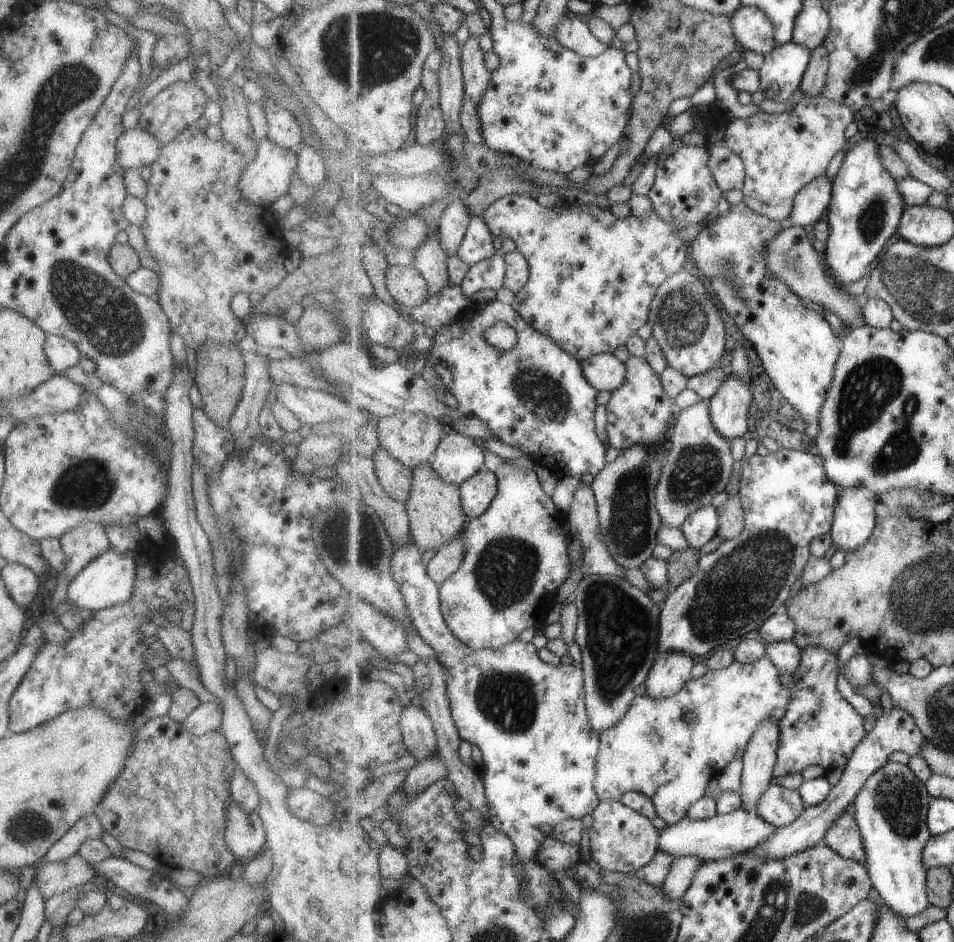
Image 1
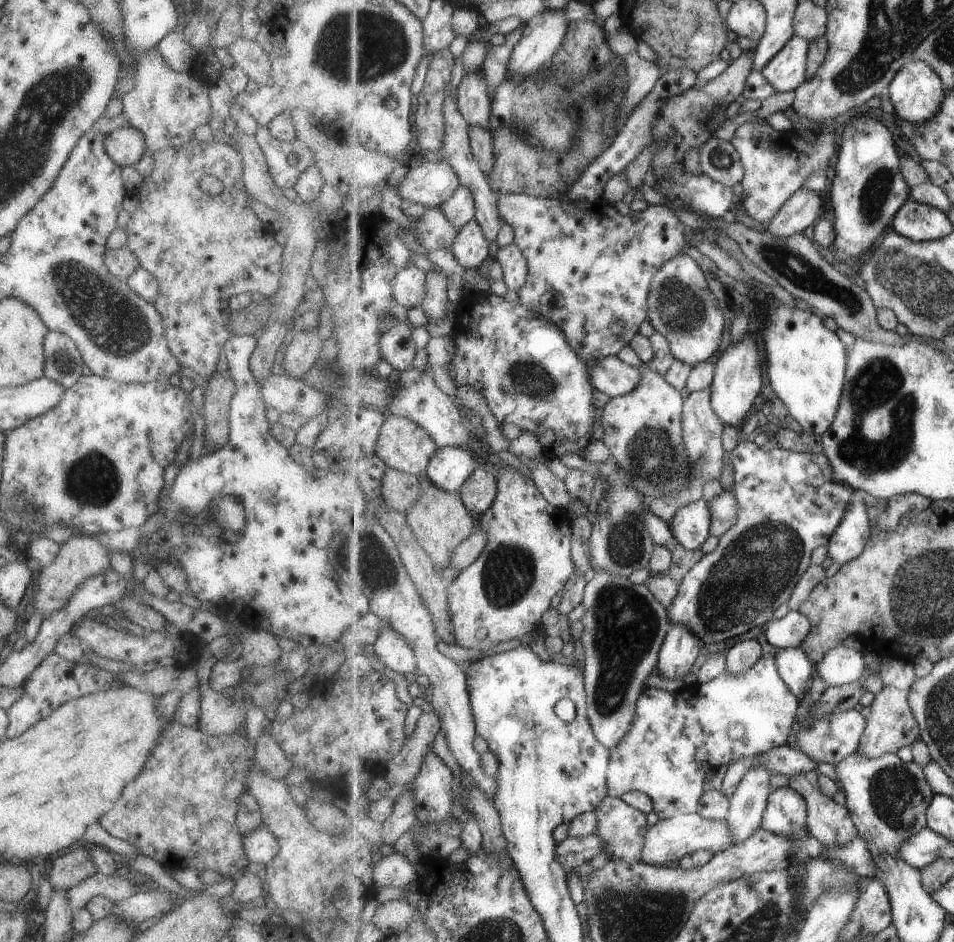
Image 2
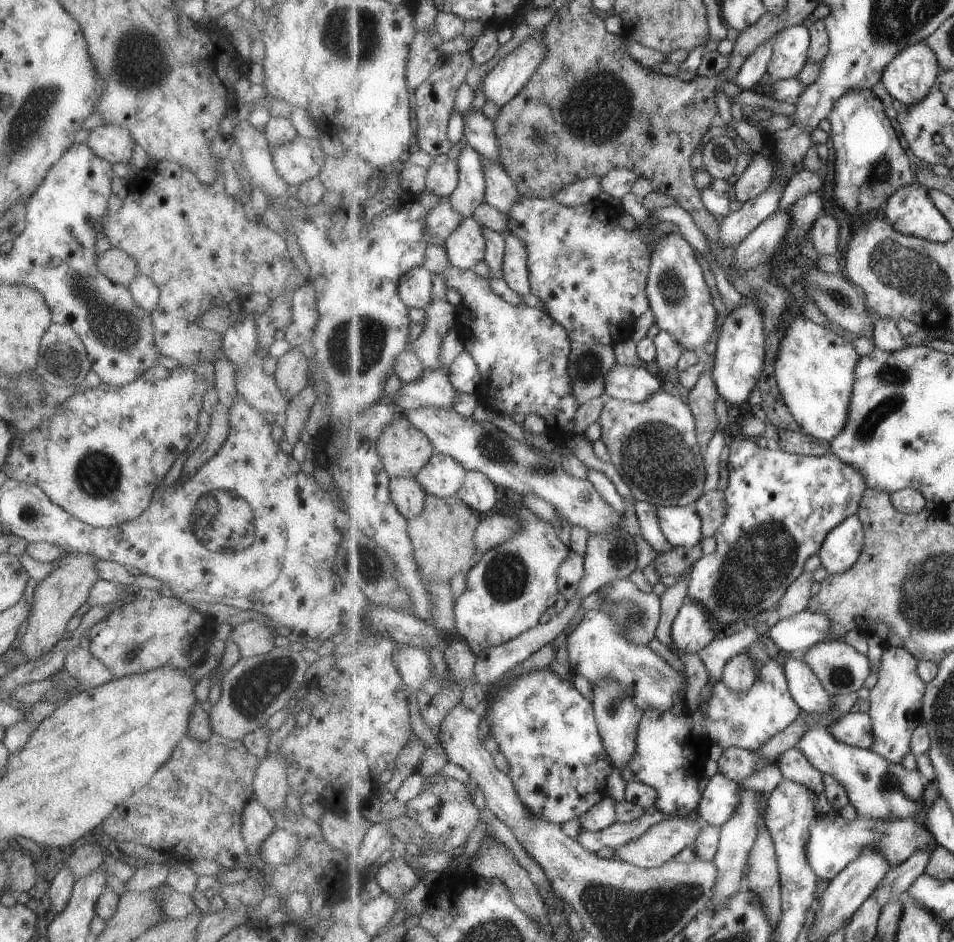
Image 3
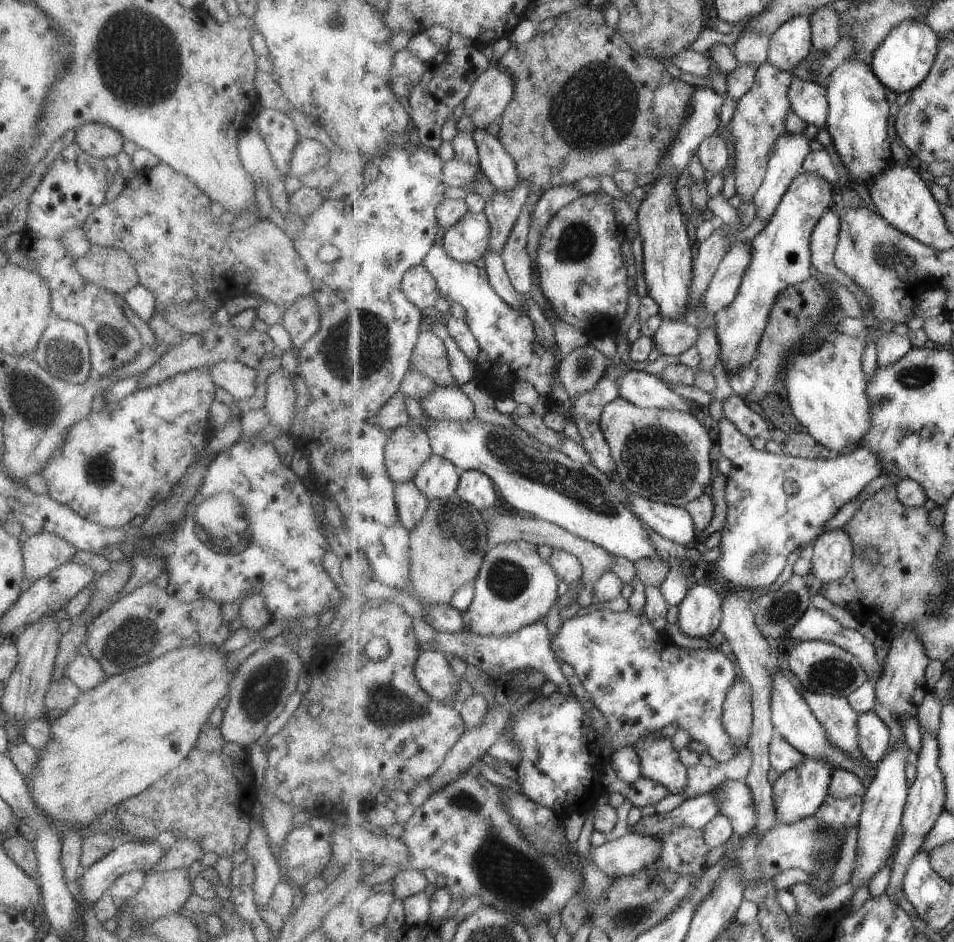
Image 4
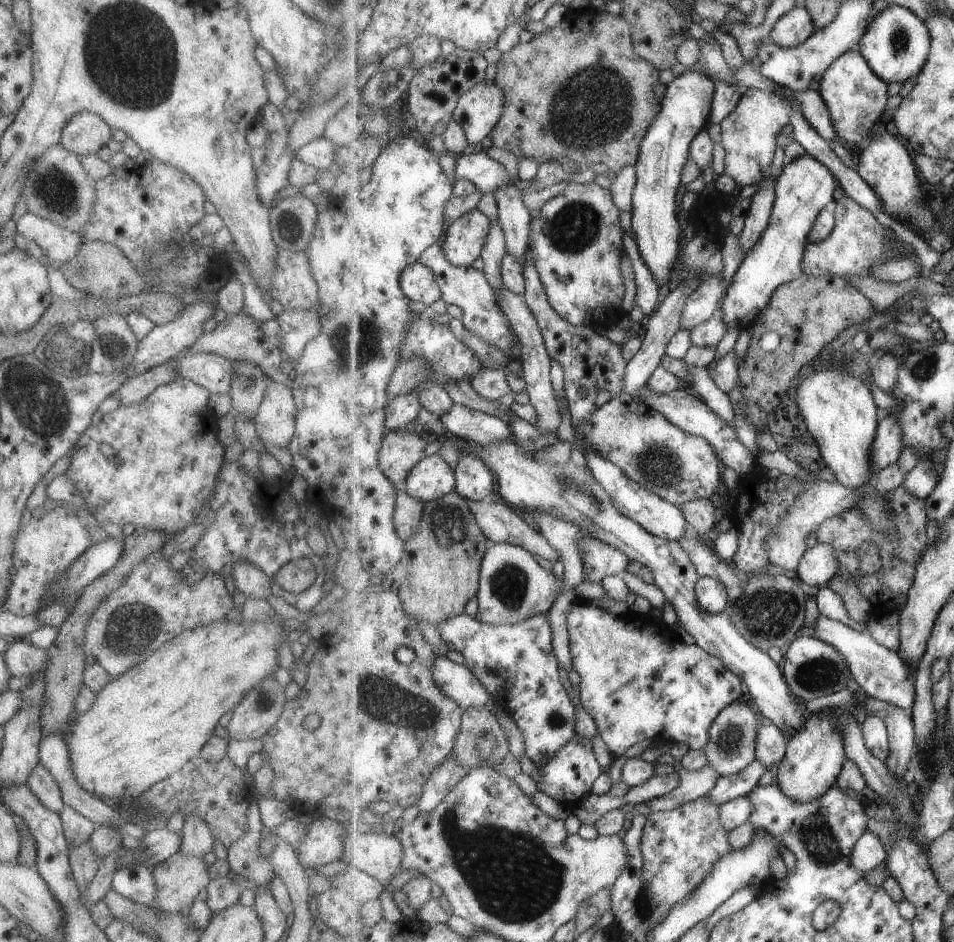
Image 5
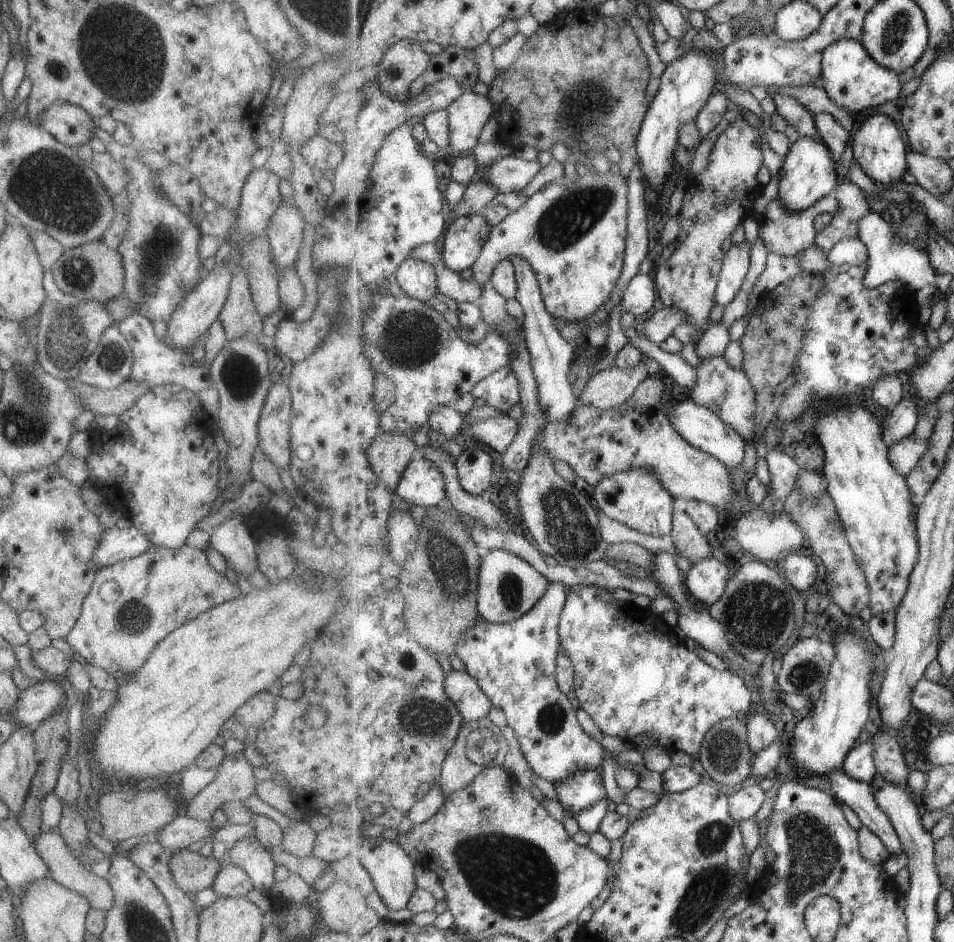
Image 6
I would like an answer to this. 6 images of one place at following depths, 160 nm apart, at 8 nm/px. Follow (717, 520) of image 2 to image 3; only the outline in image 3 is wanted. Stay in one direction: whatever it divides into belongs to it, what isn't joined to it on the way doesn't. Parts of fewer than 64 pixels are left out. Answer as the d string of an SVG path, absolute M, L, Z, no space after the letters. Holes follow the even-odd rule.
M723 489L711 490L694 504L701 516L704 537L715 537L727 516L727 502Z

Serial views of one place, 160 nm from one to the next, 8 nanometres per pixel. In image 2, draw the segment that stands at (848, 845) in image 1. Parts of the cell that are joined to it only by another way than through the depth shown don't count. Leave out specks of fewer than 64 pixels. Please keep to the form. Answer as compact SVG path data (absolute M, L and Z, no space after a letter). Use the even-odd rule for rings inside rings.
M815 770L788 777L788 786L799 792L808 803L808 828L824 846L835 848L857 838L858 829L847 806L839 806L825 796Z

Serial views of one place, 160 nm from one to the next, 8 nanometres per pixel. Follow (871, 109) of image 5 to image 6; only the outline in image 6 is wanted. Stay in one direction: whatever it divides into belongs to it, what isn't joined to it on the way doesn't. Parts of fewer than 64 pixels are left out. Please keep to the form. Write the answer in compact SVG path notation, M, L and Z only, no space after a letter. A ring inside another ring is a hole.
M841 38L825 48L822 61L822 88L827 96L841 109L847 110L848 114L863 112L867 108L881 106L881 104L895 102L901 99L903 85L899 80L897 70L884 68L876 62L867 48L860 40L853 38Z

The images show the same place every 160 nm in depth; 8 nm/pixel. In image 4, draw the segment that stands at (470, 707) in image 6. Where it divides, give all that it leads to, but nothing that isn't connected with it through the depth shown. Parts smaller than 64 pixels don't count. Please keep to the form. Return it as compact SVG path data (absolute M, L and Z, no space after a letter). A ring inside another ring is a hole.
M437 650L422 652L415 664L415 674L425 692L439 701L451 698L463 680L463 676L453 674L449 655Z

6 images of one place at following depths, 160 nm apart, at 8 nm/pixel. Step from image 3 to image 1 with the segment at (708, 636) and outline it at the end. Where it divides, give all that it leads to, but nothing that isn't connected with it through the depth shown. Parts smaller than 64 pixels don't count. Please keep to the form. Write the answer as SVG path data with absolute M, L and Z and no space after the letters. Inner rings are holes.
M663 653L650 670L645 682L645 695L654 699L662 699L677 694L692 678L695 665L691 655Z

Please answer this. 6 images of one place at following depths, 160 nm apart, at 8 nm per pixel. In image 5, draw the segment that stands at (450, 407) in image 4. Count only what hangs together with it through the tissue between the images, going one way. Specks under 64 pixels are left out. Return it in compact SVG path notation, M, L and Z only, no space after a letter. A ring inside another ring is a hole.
M454 404L449 414L440 418L445 430L466 442L491 446L510 440L512 427L505 420L485 412Z

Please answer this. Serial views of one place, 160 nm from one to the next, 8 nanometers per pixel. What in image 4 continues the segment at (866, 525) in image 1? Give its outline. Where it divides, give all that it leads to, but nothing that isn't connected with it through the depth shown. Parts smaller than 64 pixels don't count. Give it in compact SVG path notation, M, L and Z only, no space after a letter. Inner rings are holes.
M842 528L824 532L814 542L811 574L823 583L844 578L853 565L853 544Z

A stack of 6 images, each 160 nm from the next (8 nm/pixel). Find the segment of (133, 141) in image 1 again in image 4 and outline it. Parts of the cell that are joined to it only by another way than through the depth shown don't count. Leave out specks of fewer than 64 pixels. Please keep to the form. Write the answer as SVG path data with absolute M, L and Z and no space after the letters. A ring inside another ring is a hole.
M85 122L74 130L74 143L90 156L103 159L115 157L122 150L123 138L117 130L98 124L97 122Z

